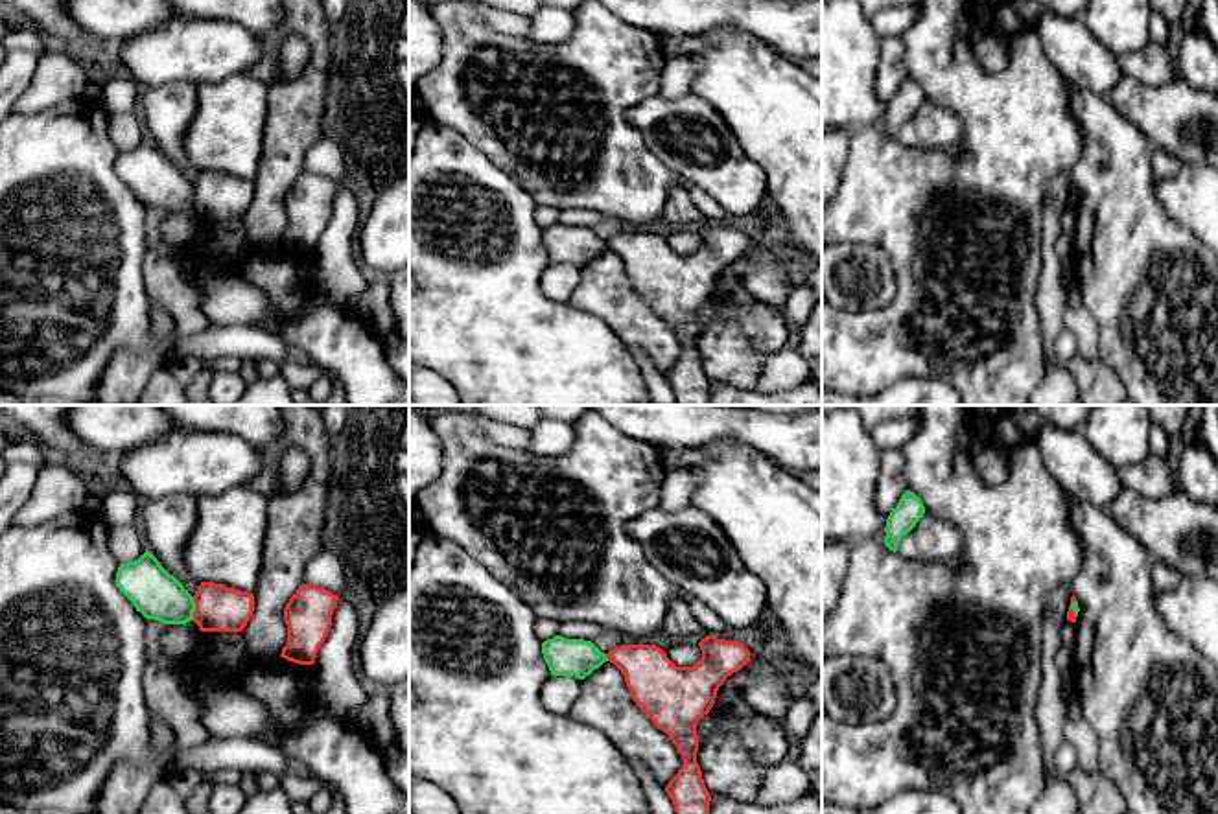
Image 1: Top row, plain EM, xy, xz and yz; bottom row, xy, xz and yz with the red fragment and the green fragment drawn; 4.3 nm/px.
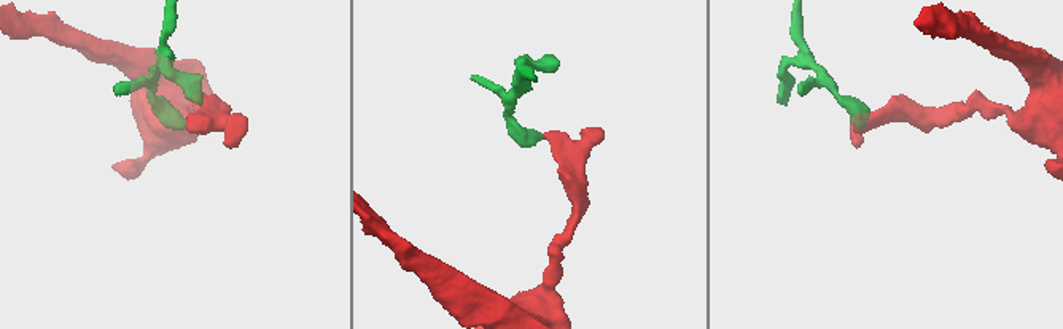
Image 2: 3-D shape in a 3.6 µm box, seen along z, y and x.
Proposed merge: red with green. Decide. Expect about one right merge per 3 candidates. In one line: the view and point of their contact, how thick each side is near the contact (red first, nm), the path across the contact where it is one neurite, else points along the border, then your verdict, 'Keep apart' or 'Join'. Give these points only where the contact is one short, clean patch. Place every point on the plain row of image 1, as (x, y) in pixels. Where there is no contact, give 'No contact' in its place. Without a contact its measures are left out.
Touches red at xy (196, 196). Thickness 200 nm (red) against 220 nm. Boundary: xy (192, 185), (194, 207). Keep apart

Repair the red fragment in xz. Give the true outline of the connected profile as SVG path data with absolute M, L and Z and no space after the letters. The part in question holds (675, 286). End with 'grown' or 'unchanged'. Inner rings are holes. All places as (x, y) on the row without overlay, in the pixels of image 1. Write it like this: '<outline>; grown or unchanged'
M715 223L704 225L698 234L702 238L702 245L693 254L676 254L656 232L621 232L606 241L608 249L625 263L636 293L647 300L658 317L671 324L682 343L682 355L665 374L665 379L674 392L676 405L709 405L711 383L697 350L697 311L713 295L717 278L726 265L741 258L752 243L743 230L717 227Z; unchanged

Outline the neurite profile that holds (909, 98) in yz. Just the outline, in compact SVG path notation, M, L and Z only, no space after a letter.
M907 77L886 107L884 133L896 140L901 125L916 114L923 101L925 94L921 87L914 79Z

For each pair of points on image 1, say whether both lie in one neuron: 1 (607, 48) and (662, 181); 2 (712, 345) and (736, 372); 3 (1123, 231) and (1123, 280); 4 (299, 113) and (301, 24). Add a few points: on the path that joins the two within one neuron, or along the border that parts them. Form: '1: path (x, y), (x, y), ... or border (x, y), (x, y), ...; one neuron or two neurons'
1: path (607, 81), (614, 135), (629, 150); one neuron
2: path (719, 352), (732, 365); one neuron
3: path (1123, 244), (1123, 267); one neuron
4: path (308, 91), (317, 74), (317, 46); one neuron

